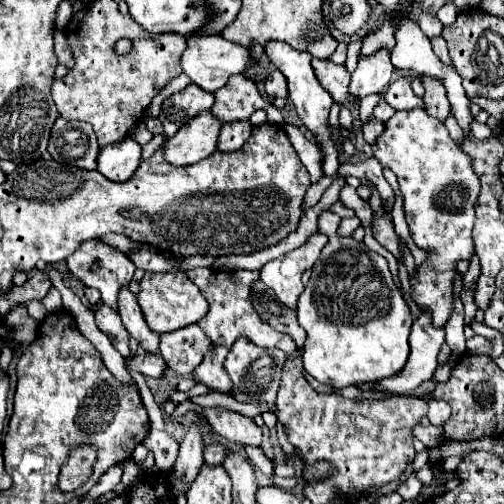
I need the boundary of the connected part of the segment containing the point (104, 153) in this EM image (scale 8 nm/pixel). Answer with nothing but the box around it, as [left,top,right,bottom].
[97,137,141,181]

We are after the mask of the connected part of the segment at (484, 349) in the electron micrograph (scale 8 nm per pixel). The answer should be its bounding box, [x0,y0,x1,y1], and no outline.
[467,335,493,355]

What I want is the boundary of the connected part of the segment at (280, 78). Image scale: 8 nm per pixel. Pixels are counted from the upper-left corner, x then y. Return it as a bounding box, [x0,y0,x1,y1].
[265,71,289,97]

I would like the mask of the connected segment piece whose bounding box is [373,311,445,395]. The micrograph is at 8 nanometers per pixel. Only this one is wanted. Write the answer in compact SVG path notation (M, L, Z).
M421 311L421 317L413 323L409 345L411 355L399 375L373 383L373 393L387 395L409 395L423 381L431 379L437 369L437 353L445 341L445 333L429 327L429 315Z

